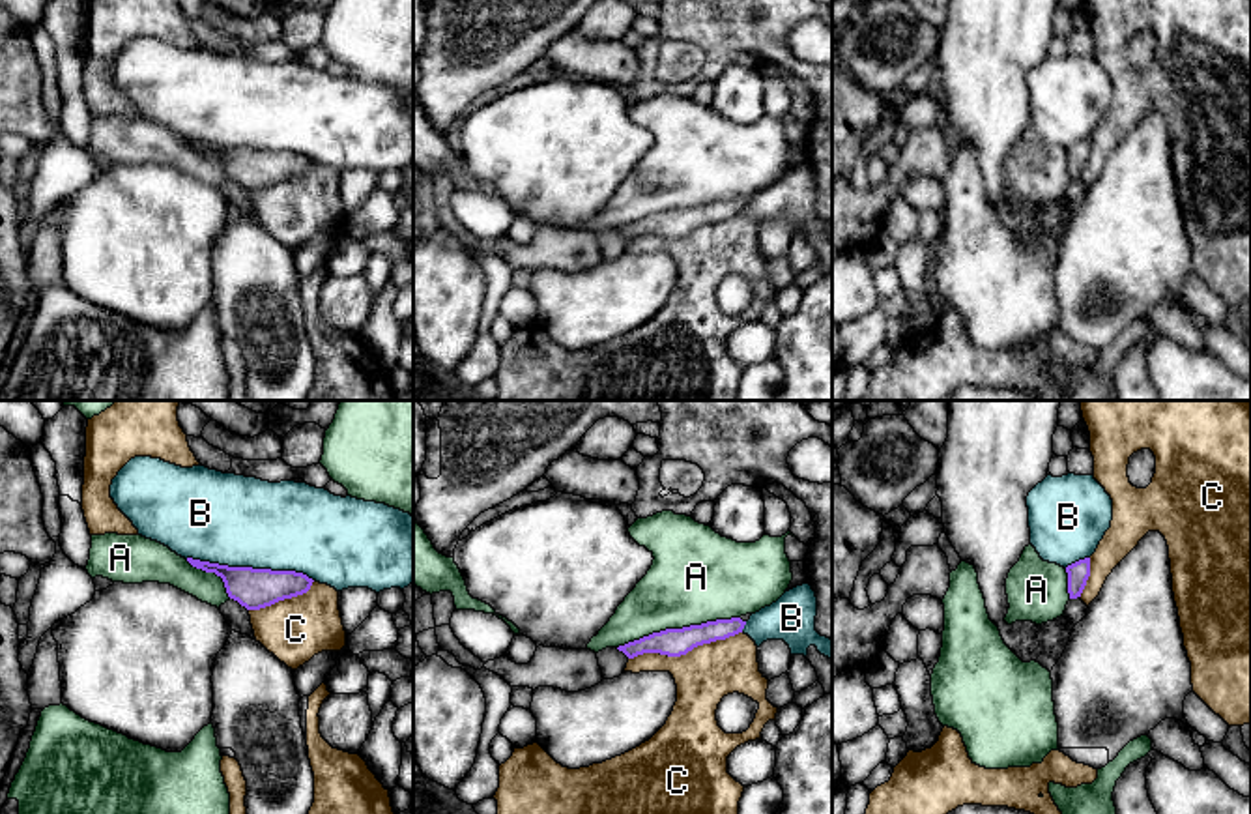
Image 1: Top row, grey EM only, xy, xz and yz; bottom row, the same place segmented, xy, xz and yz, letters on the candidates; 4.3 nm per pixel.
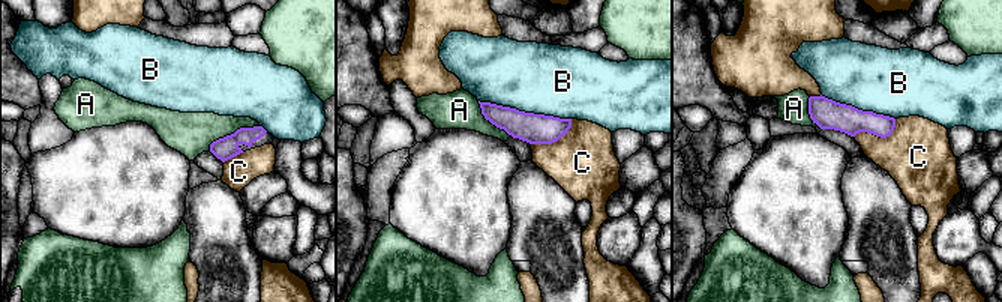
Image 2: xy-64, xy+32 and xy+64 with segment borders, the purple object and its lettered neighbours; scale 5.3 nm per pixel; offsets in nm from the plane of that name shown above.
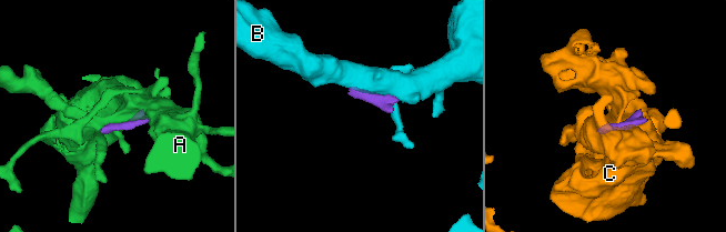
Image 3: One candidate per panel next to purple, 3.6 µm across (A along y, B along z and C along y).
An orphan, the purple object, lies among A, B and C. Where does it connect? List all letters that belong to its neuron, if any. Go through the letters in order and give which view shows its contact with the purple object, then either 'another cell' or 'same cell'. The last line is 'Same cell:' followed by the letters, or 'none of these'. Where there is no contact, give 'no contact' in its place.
A: meets purple in xz; another cell
B: meets purple in xy; another cell
C: meets purple in xz; another cell
Same cell: none of these

